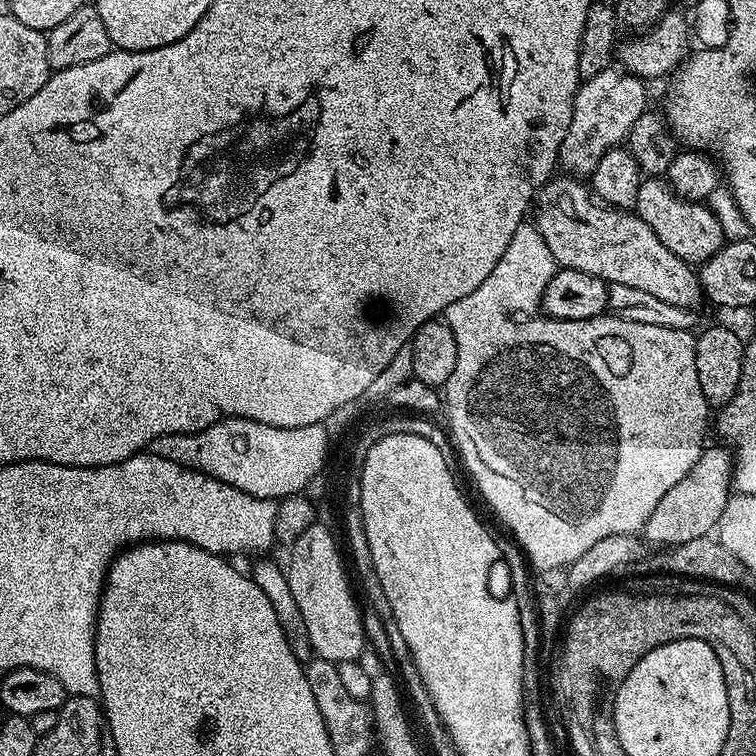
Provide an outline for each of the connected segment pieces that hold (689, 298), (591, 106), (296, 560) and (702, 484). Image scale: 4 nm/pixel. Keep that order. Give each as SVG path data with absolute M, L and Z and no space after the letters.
M564 179L568 180L549 180L534 201L536 229L542 234L542 242L546 242L547 255L553 256L560 268L601 276L609 284L635 286L662 302L670 302L670 306L699 309L704 291L700 289L700 277L693 265L682 262L678 254L670 254L658 234L635 211L605 204L579 179Z
M619 66L606 67L596 77L583 81L576 89L570 130L562 138L559 167L576 178L591 177L602 156L625 143L630 126L649 107L648 92L644 88L647 88L645 81Z
M312 523L290 546L292 557L286 563L290 594L294 594L298 610L302 610L302 618L310 634L310 646L319 659L333 662L360 660L360 651L364 648L364 620L352 597L336 540L331 530L320 523Z
M705 447L698 462L694 462L690 474L686 474L686 478L682 478L682 482L677 482L671 490L666 490L662 502L654 506L654 514L646 518L642 529L643 539L649 545L671 546L694 542L694 538L709 535L717 527L728 499L734 492L734 457L727 447L719 447Z

